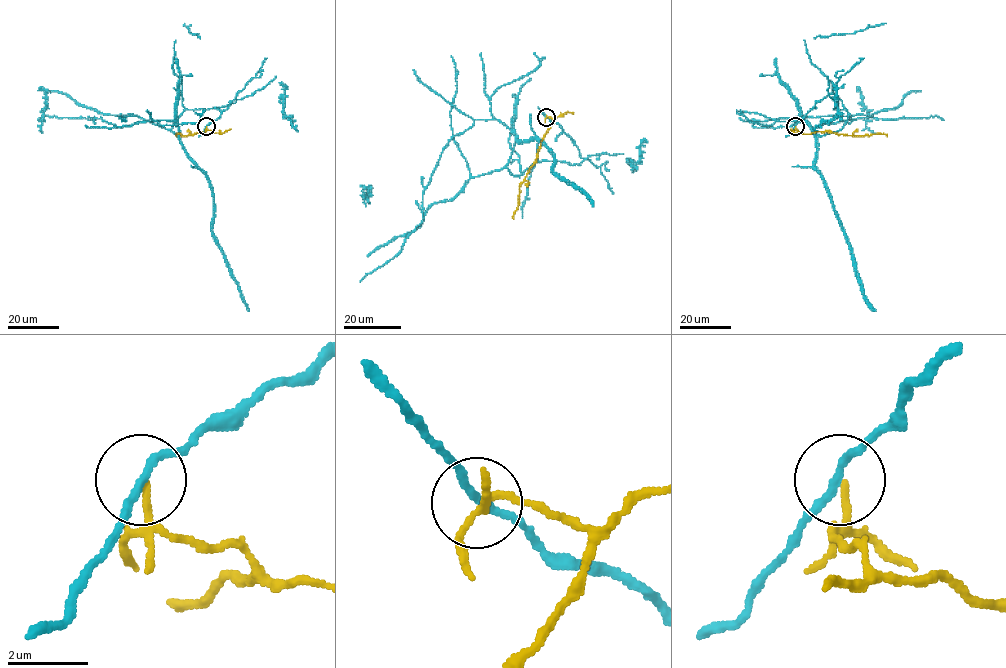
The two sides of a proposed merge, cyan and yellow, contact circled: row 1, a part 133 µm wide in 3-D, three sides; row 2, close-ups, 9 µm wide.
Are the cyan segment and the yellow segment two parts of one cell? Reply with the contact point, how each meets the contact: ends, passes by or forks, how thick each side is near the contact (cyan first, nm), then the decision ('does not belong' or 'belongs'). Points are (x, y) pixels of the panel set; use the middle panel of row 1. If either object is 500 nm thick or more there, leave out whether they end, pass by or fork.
at (546, 117); cyan passes by; yellow ends there; 180 nm thick on the cyan side, 150 nm on the other; does not belong

